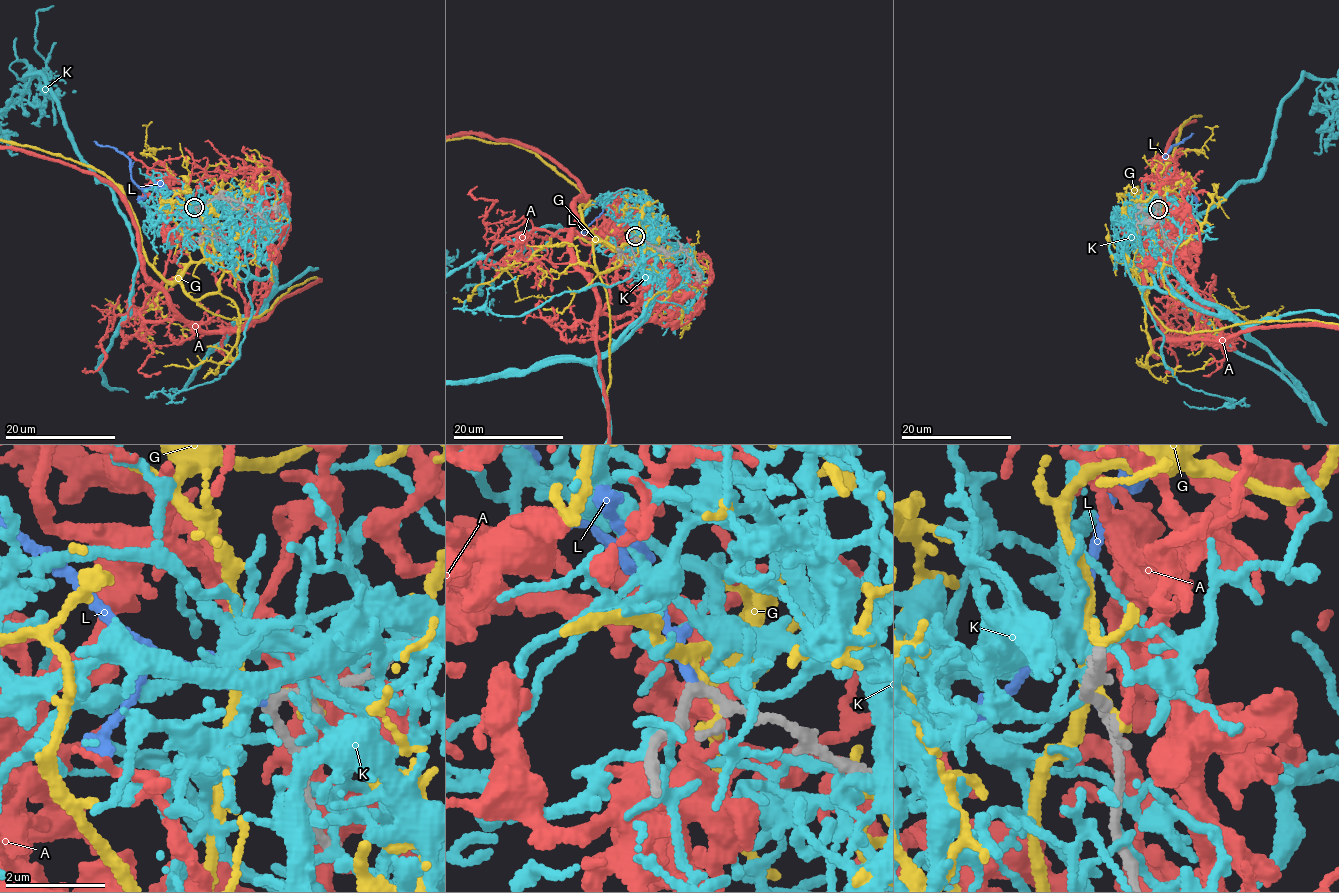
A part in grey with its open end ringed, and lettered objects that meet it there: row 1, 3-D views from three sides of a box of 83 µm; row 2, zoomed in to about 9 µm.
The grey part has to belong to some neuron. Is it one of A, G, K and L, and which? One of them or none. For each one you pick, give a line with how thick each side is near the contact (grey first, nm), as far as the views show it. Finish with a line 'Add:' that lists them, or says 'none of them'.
L: Thickness 160 nm (grey) against 200 nm
Add: L

